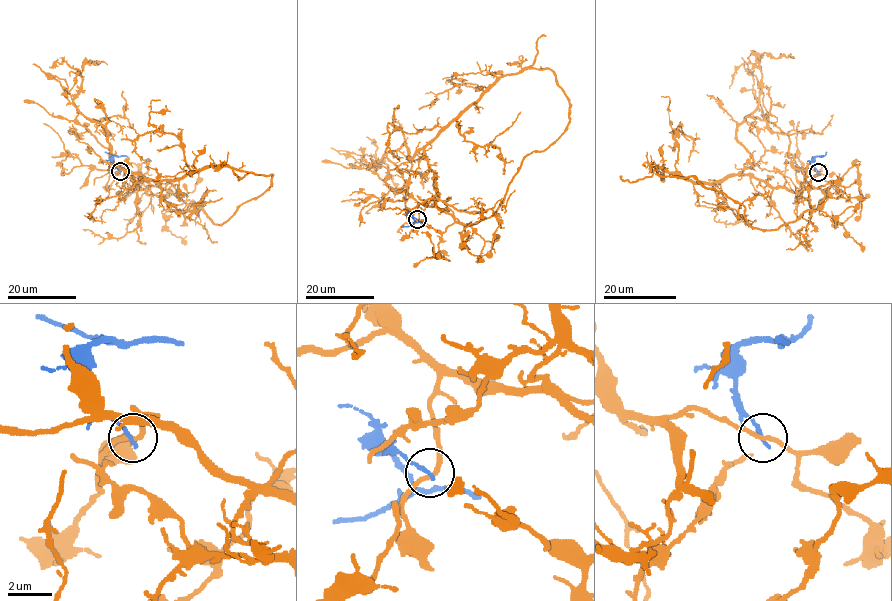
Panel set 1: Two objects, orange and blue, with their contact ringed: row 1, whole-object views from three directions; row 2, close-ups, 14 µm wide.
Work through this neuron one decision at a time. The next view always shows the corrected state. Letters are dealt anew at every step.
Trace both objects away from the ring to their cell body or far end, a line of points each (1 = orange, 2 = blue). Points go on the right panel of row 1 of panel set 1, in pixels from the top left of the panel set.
1: (818, 172), (804, 168), (797, 191), (741, 174), (691, 182), (674, 166), (674, 130), (693, 140), (688, 161)
2: (818, 172), (814, 158), (826, 152)

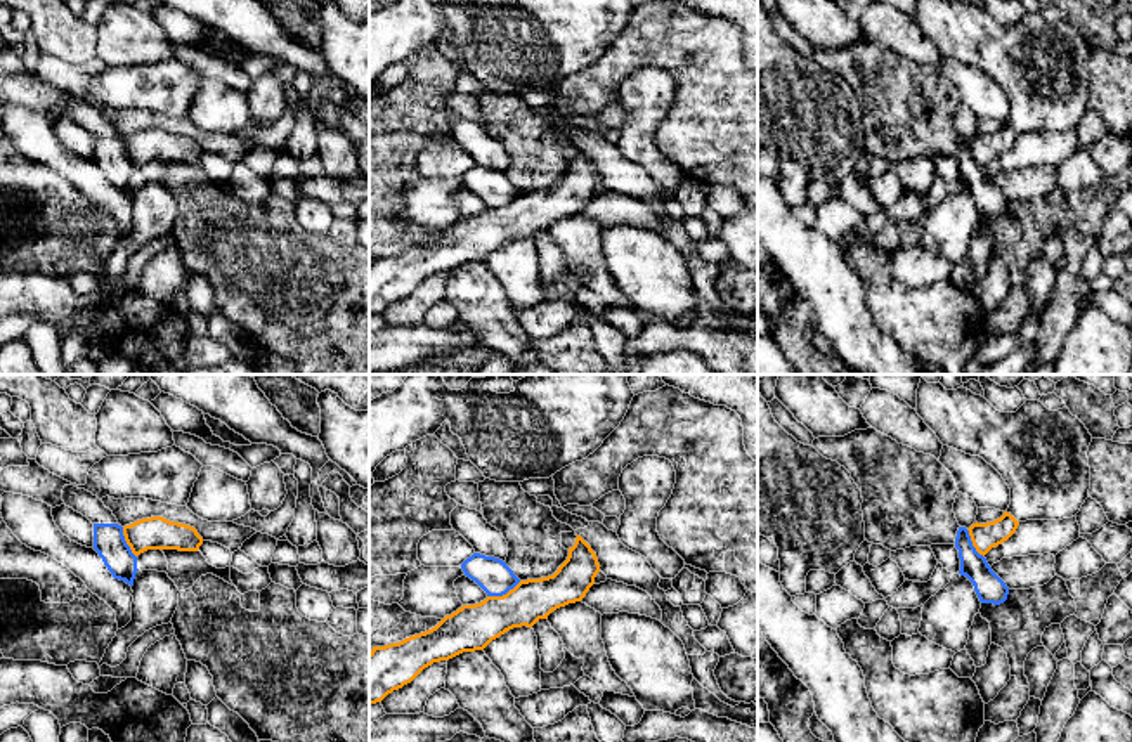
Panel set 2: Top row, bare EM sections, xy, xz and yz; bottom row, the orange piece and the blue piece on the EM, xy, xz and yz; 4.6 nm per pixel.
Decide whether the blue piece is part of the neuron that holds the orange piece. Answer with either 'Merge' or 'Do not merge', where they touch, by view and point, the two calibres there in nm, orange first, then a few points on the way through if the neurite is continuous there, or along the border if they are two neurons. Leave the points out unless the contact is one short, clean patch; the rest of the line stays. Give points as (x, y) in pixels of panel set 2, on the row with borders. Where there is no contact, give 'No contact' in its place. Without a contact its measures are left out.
Do not merge. Touches orange at xz (503, 595). Thickness 220 nm (orange) against 160 nm. Boundary: xz (520, 581), (501, 595), (487, 597)

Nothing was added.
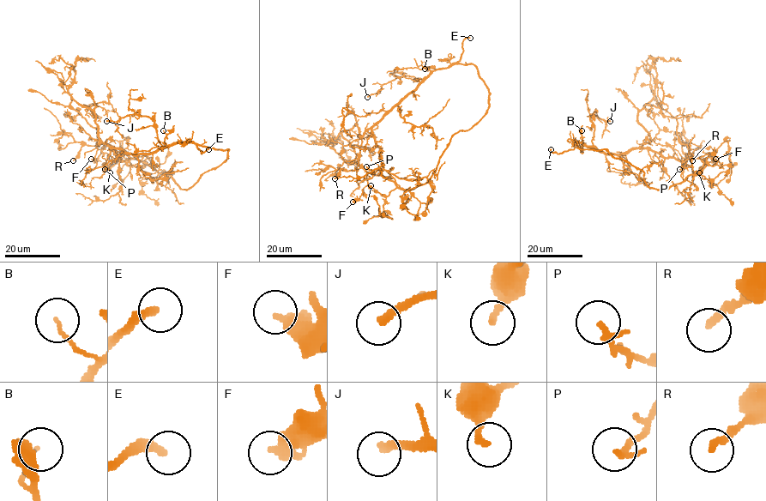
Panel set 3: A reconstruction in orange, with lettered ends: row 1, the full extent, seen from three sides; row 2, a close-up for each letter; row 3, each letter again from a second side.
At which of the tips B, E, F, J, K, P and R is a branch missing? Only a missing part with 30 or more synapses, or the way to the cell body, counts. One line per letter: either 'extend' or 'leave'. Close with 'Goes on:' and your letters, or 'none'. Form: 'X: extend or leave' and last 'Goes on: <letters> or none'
B: leave
E: extend
F: leave
J: extend
K: leave
P: leave
R: leave
Goes on: E, J

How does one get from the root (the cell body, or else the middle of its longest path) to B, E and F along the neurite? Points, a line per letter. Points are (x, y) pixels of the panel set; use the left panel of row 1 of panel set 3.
B: (111, 148), (120, 147), (124, 153), (133, 153), (155, 153), (169, 146), (165, 142), (165, 134), (163, 130)
E: (111, 148), (120, 147), (124, 153), (152, 153), (176, 142), (194, 142), (201, 153), (208, 149)
F: (111, 148), (121, 160), (117, 158), (119, 153), (105, 142), (99, 156), (91, 159)

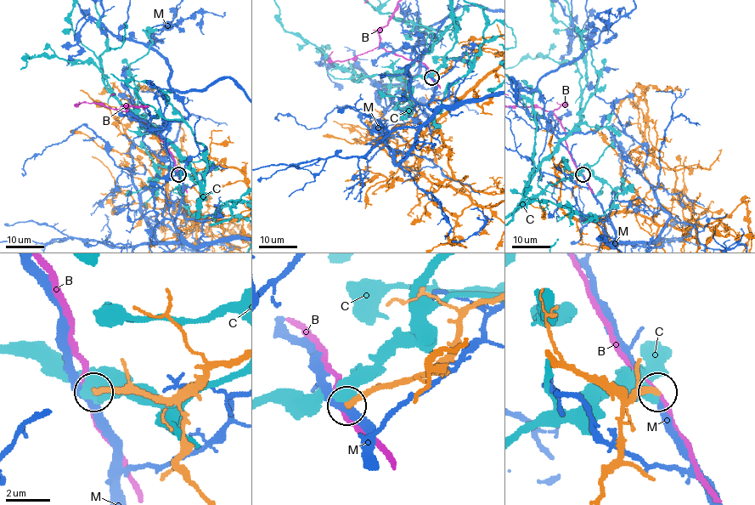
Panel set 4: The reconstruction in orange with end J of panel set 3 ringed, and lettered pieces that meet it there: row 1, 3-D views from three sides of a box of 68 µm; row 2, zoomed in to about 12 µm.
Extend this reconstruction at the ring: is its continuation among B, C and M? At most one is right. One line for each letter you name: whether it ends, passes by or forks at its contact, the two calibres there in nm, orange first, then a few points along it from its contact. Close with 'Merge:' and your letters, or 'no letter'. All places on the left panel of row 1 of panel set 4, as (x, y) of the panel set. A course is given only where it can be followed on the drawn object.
Merge: no letter

